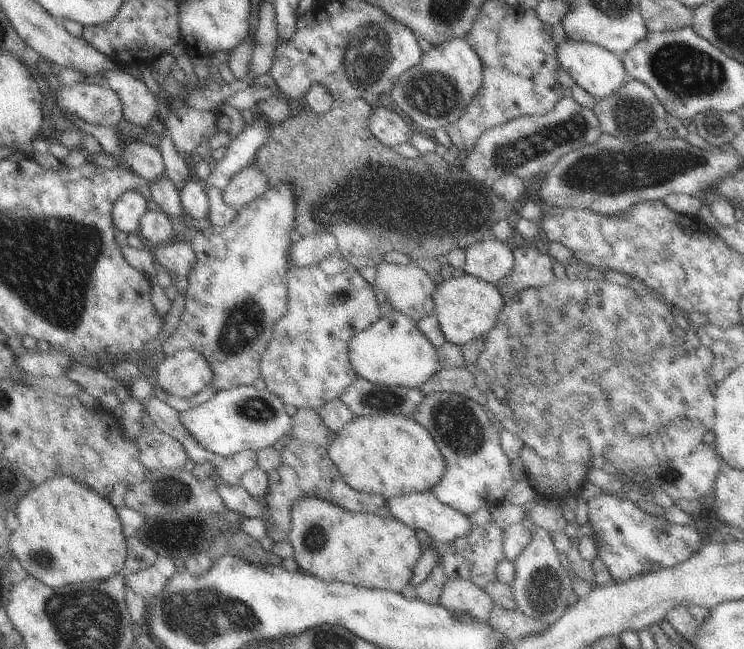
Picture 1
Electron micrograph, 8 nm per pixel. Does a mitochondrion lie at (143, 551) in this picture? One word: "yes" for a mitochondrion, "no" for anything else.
no

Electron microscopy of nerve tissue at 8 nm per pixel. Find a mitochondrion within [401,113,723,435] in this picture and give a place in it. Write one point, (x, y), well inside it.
(615, 173)

